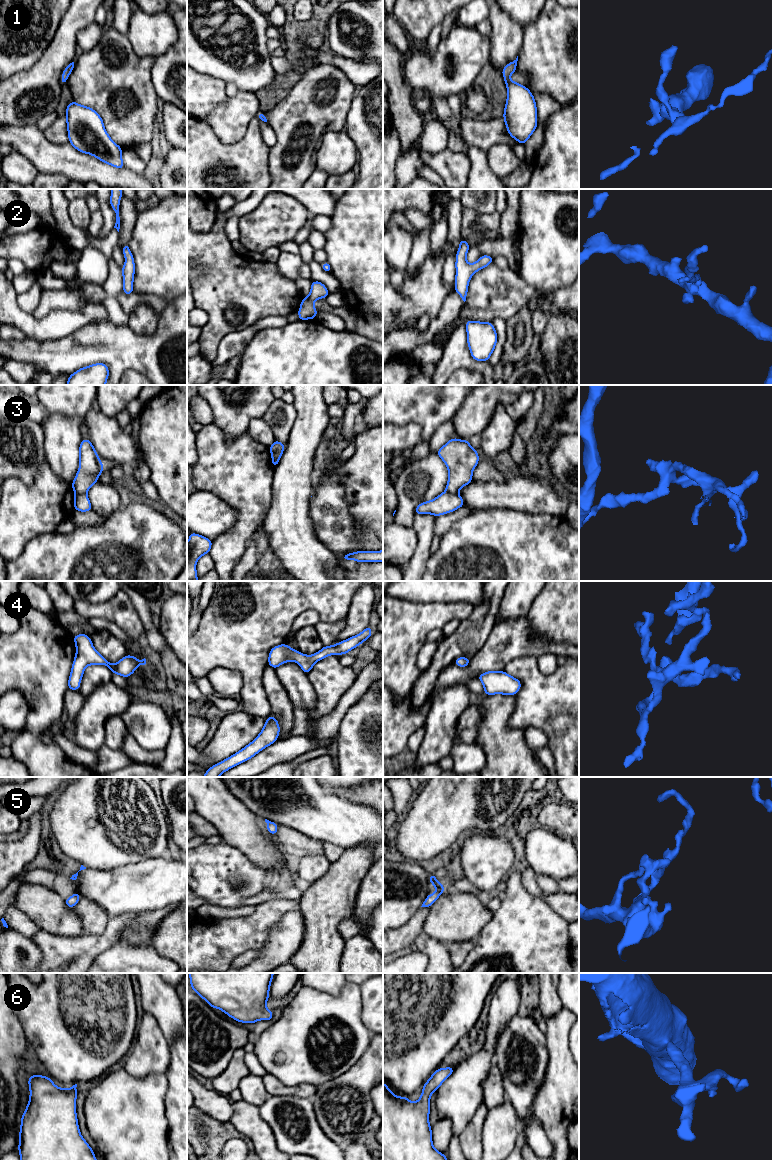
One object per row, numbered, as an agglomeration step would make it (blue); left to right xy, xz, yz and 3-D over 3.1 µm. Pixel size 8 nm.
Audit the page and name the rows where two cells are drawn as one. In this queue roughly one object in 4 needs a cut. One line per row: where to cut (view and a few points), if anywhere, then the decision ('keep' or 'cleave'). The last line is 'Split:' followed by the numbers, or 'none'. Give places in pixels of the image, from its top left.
1: cut none; keep
2: cut none; keep
3: cut yz (446, 490), (457, 494); cleave
4: cut none; keep
5: cut none; keep
6: cut none; keep
Split: 3

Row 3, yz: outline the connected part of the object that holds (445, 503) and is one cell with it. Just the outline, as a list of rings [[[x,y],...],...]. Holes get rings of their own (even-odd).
[[[444,491],[436,498],[421,502],[415,509],[414,514],[432,514],[438,517],[455,511],[456,509],[464,506],[463,498],[458,494],[450,494]]]

